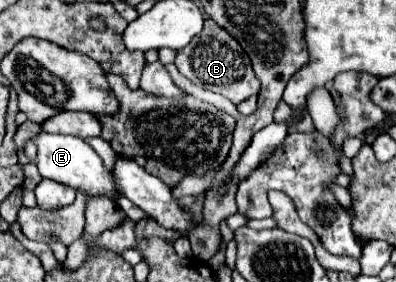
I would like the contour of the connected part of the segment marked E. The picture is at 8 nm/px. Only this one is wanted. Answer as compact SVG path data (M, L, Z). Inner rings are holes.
M37 132L29 138L37 146L37 166L43 178L57 180L61 184L73 186L75 190L85 190L89 196L113 196L117 198L117 190L111 180L111 170L107 170L97 156L97 152L81 138L77 136L65 136L65 134L49 134L49 132Z

